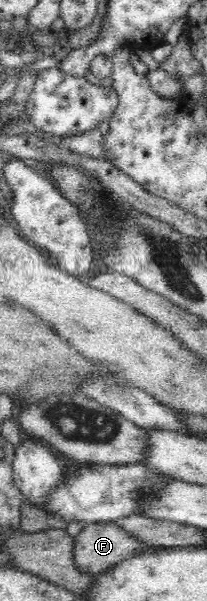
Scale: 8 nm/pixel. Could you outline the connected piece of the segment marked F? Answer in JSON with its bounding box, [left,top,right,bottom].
[73,523,163,575]

